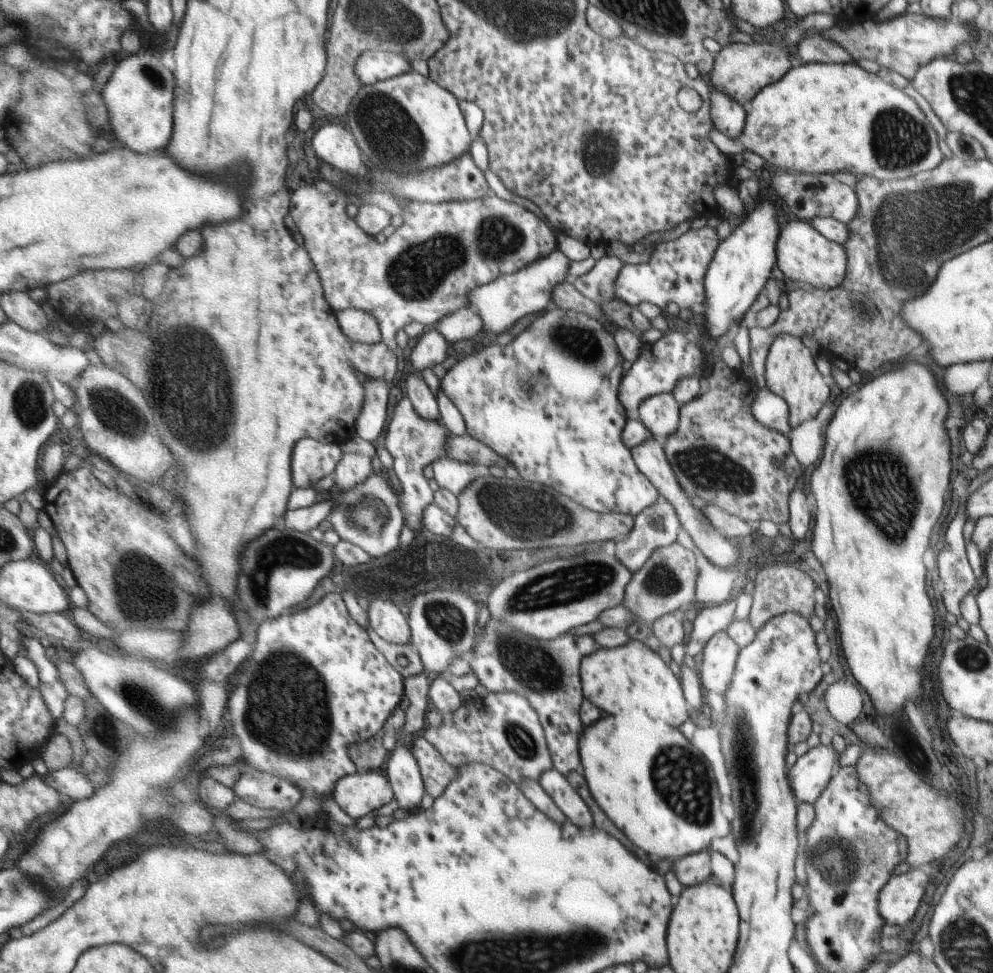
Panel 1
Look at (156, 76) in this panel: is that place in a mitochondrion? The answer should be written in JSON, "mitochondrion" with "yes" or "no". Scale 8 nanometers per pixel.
{"mitochondrion":"yes"}

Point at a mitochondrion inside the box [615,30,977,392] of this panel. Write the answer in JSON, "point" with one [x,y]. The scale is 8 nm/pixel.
{"point":[904,136]}

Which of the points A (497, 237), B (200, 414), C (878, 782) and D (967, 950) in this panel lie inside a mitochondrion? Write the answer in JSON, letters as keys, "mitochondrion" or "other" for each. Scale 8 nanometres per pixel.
{"A":"mitochondrion","B":"mitochondrion","C":"other","D":"mitochondrion"}

